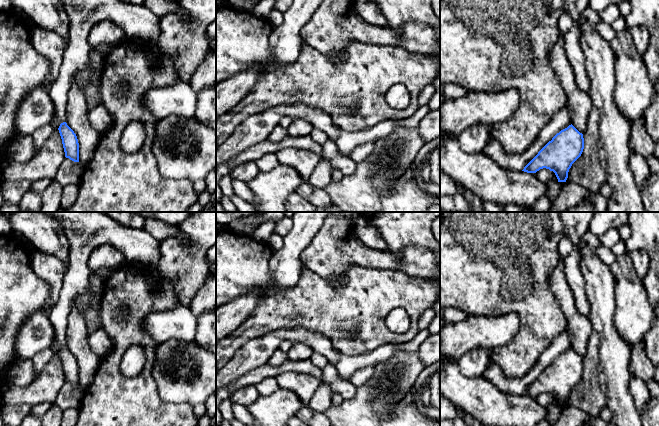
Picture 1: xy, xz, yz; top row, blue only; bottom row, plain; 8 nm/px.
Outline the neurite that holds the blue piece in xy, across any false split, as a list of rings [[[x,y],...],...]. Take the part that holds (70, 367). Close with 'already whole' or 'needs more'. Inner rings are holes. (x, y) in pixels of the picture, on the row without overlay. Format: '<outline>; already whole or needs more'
[[[102,212],[44,213],[60,223],[70,243],[69,264],[64,275],[59,300],[54,307],[48,310],[48,316],[54,326],[56,342],[61,347],[58,354],[62,363],[65,381],[74,386],[79,386],[78,363],[74,355],[66,347],[67,318],[75,301],[86,293],[89,287],[91,271],[87,262],[91,252],[100,245],[109,244],[125,256],[126,263],[153,270],[160,260],[159,241],[144,229],[123,226]]]; needs more

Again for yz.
[[[571,348],[557,357],[522,395],[536,397],[546,392],[555,397],[558,406],[566,406],[569,393],[583,373],[583,358]]]; already whole

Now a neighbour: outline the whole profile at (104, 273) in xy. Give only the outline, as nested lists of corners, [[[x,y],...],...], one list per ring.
[[[101,268],[95,271],[91,271],[91,273],[94,273],[97,276],[99,276],[104,282],[106,282],[106,280],[110,277],[112,272],[113,272],[113,269],[109,269],[109,268]]]

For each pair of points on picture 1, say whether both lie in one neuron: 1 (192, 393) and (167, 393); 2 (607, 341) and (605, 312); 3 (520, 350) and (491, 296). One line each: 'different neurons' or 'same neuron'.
1: same neuron
2: same neuron
3: same neuron

